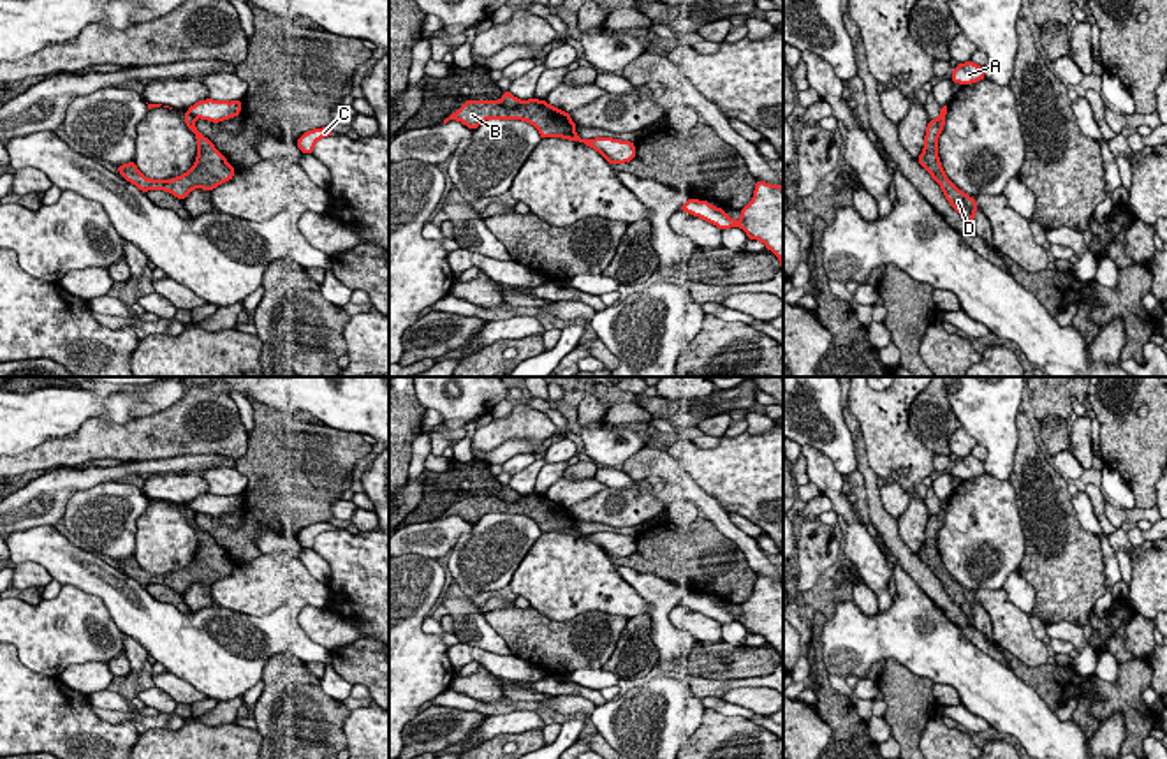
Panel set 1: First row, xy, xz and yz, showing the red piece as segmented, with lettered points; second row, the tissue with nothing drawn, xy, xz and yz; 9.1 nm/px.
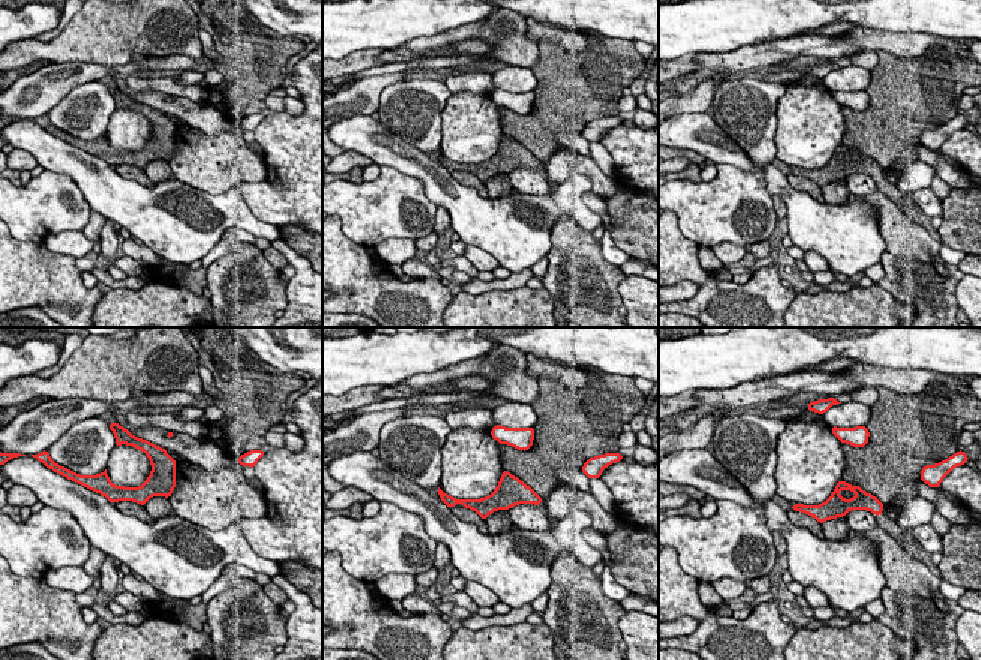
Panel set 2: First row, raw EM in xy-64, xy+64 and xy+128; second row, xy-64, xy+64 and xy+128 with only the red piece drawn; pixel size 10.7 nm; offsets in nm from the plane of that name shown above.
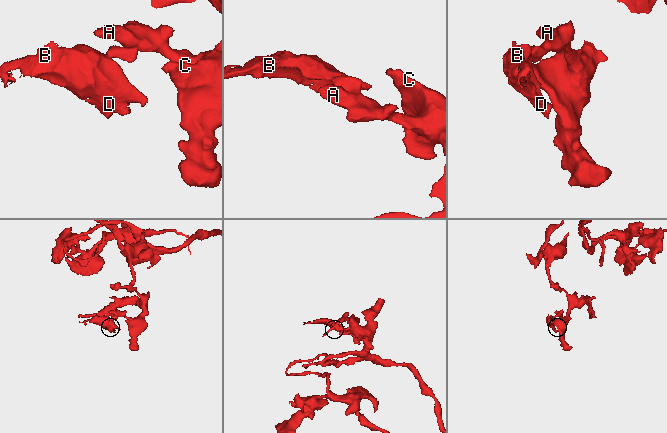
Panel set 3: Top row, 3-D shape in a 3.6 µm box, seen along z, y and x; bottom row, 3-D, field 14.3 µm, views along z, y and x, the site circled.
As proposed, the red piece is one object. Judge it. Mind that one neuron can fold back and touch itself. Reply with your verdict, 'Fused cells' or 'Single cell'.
Fused cells

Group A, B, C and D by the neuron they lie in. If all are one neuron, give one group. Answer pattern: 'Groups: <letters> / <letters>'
Groups: A C / B D

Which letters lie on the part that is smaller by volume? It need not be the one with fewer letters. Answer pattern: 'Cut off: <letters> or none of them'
Cut off: B, D

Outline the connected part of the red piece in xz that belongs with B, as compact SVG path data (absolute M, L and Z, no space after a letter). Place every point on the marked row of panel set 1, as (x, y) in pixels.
M503 92L500 100L466 100L454 114L449 114L444 123L449 120L458 120L468 129L477 129L484 120L523 120L533 125L542 139L561 137L586 143L586 139L576 134L576 123L569 113L535 97L519 100L510 92Z

